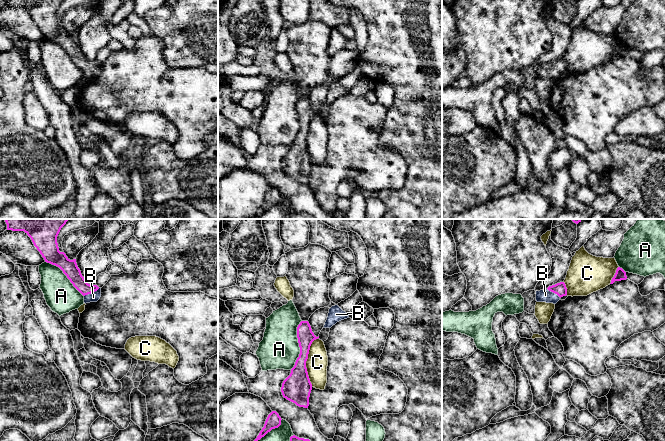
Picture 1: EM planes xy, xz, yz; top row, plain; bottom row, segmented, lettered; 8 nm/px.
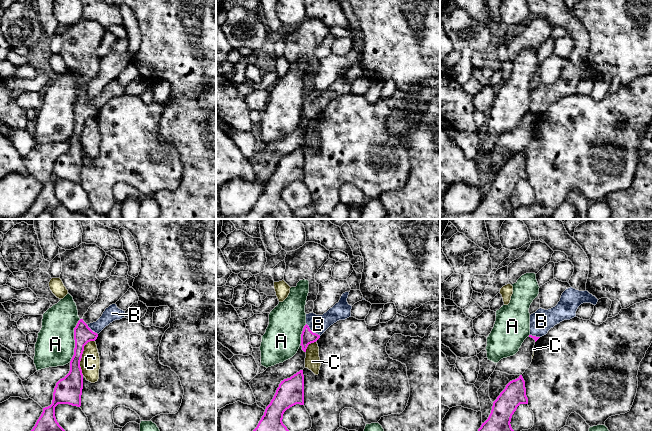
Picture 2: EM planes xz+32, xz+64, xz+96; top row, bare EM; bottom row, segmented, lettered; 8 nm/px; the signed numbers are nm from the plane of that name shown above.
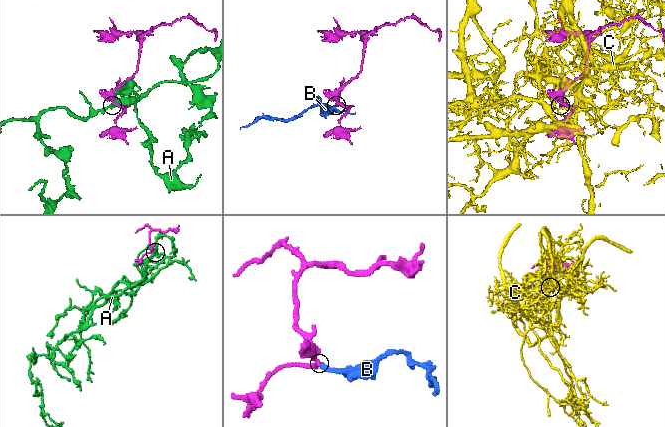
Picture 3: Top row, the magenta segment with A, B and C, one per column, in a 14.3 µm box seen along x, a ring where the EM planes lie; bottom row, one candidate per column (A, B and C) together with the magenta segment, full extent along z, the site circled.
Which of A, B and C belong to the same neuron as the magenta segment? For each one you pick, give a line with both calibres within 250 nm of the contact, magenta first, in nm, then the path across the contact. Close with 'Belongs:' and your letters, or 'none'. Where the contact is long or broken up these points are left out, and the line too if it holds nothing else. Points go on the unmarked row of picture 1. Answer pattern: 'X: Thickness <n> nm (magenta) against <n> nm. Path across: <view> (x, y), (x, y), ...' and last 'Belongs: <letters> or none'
B: Thickness 120 nm (magenta) against 80 nm. Path across: xy (70, 45), (75, 53), (91, 68), (93, 73)
Belongs: B

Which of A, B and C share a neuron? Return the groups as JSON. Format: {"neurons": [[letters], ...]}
{"neurons": [["A"], ["B"], ["C"]]}

